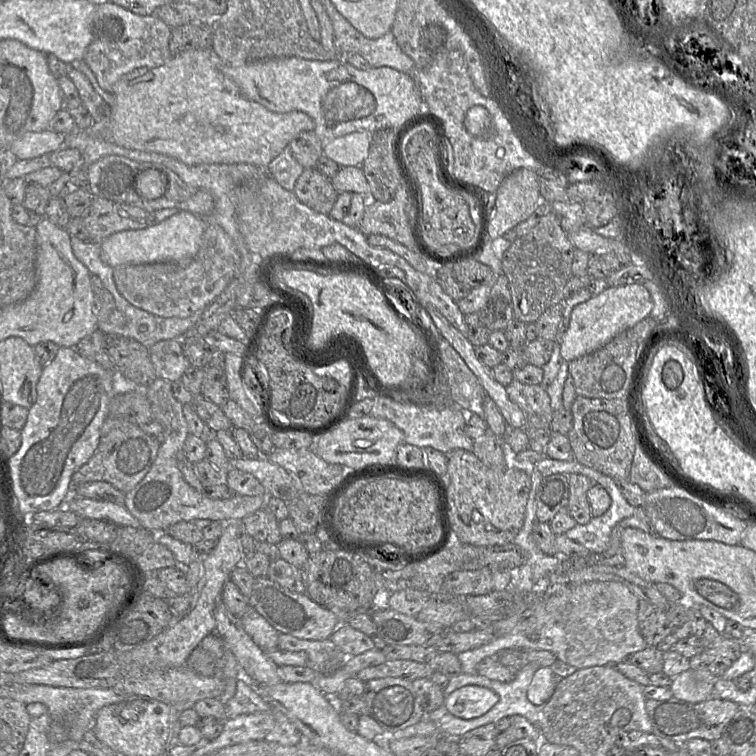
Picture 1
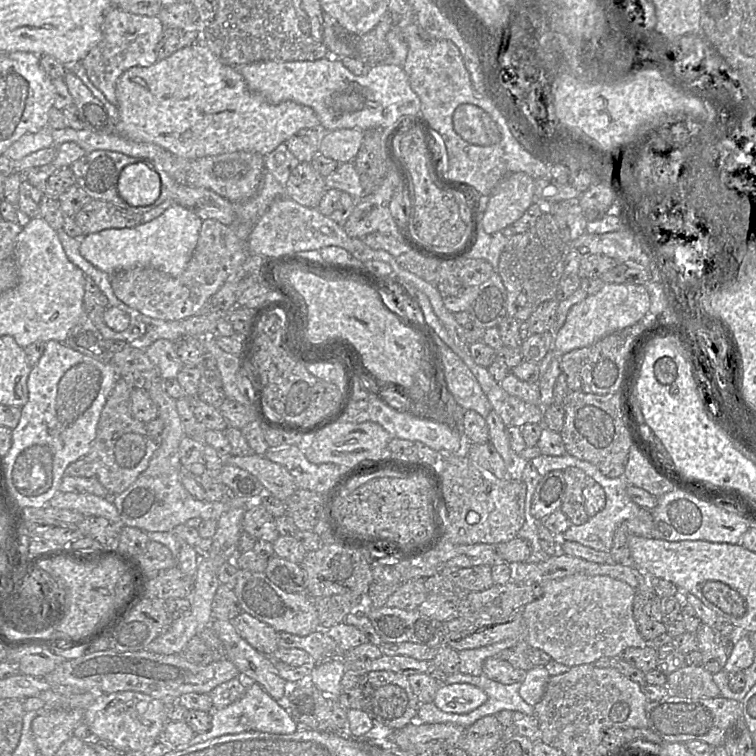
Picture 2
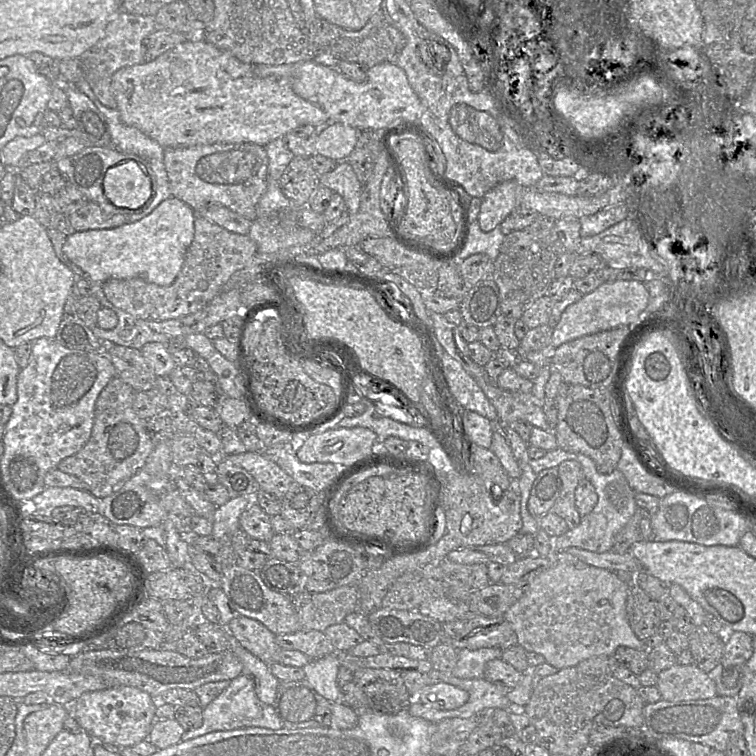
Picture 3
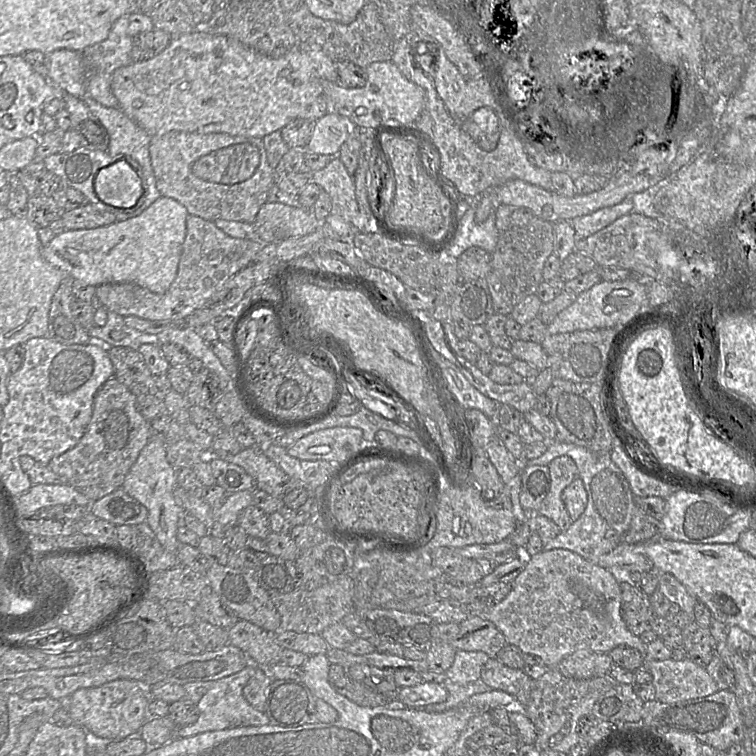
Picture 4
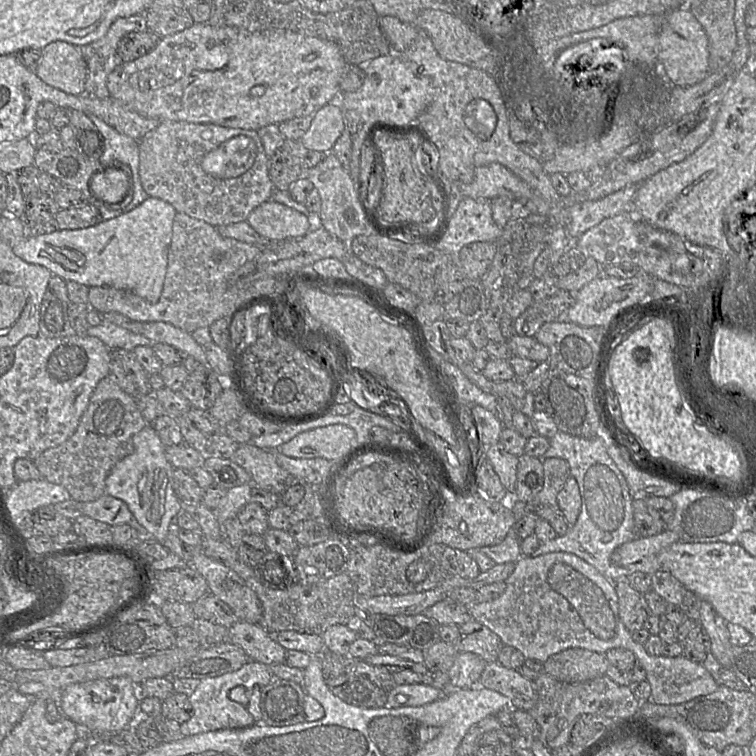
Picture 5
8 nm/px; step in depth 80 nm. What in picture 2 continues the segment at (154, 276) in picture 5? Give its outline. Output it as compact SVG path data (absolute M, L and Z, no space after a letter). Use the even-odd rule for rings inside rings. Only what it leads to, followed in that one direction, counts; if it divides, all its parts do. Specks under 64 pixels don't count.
M177 203L159 217L122 229L105 229L80 238L80 254L99 270L115 274L137 267L154 268L170 276L179 276L187 267L197 245L203 220Z

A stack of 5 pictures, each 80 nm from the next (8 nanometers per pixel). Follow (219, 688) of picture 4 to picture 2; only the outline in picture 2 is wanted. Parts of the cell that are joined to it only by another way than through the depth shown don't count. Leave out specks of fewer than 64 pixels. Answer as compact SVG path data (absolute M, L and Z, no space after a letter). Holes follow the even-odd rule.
M246 682L245 694L230 705L214 710L211 714L211 728L203 733L196 733L189 745L204 742L227 734L237 734L246 731L260 731L274 734L291 734L298 730L298 725L286 710L284 703L273 699L256 682Z

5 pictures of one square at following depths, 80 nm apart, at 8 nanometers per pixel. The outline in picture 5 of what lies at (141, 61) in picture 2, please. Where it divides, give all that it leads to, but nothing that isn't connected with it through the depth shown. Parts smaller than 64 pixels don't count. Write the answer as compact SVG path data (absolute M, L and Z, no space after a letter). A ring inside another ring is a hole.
M144 14L118 18L101 39L81 47L81 52L86 54L86 94L100 99L110 97L107 77L118 66L117 47L119 41L130 32L147 31Z

